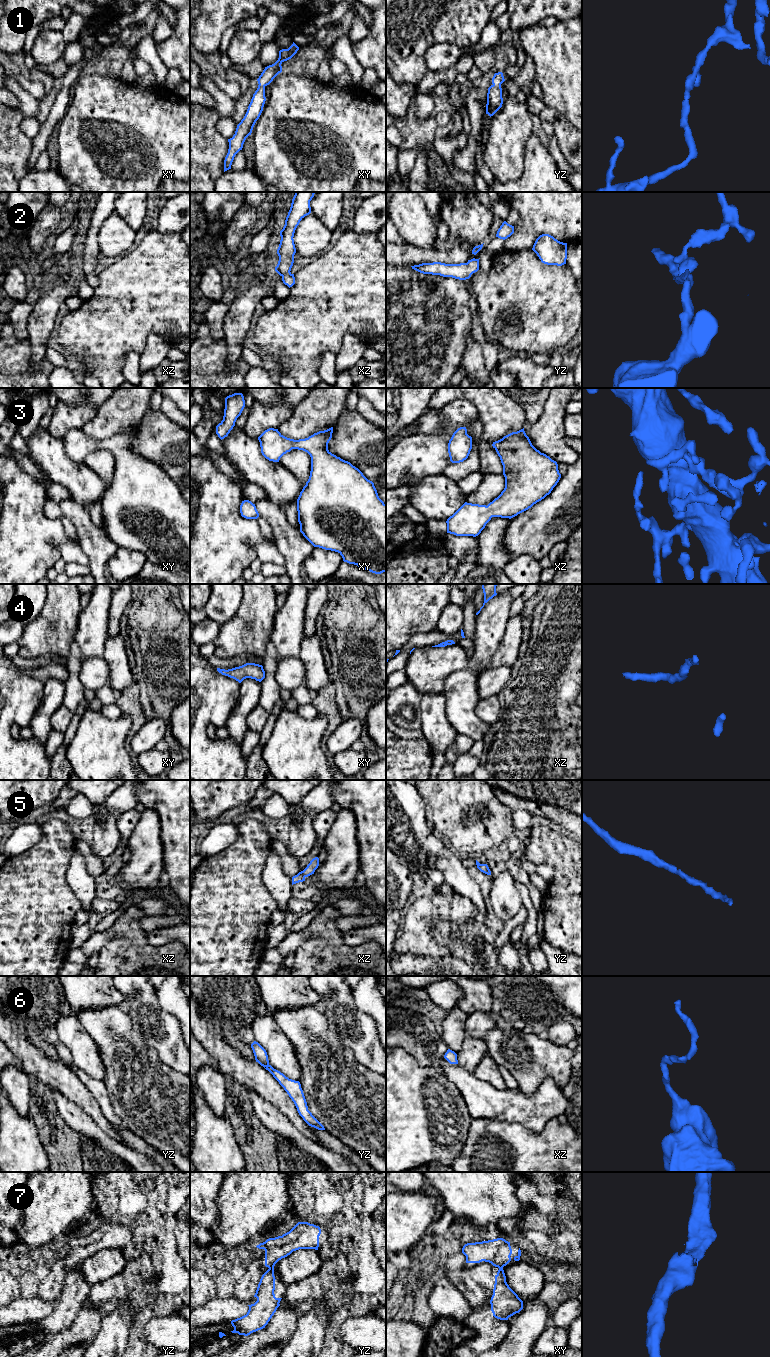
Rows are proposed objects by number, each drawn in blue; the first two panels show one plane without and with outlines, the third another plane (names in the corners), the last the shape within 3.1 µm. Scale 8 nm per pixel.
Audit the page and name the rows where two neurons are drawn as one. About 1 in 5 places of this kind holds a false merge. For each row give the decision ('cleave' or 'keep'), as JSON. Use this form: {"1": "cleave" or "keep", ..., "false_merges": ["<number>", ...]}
{"1": "keep", "2": "keep", "3": "keep", "4": "keep", "5": "keep", "6": "keep", "7": "cleave", "false_merges": ["7"]}

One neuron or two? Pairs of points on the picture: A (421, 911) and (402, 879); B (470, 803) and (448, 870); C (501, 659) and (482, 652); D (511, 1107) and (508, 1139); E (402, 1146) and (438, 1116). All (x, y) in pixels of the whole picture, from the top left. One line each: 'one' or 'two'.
A: two
B: two
C: two
D: two
E: one

